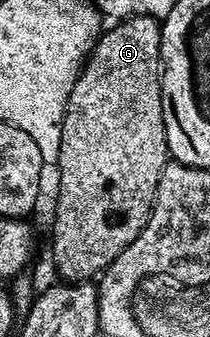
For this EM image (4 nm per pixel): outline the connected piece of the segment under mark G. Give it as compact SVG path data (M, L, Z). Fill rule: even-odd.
M132 16L113 24L114 28L103 30L99 34L84 66L78 72L72 93L68 97L66 116L62 122L60 137L60 157L56 164L58 170L58 204L54 207L54 267L58 270L57 278L67 283L81 283L101 276L132 241L146 228L150 220L150 211L154 208L154 198L158 192L158 182L162 170L166 167L170 150L164 129L164 109L162 108L162 25L151 16Z

